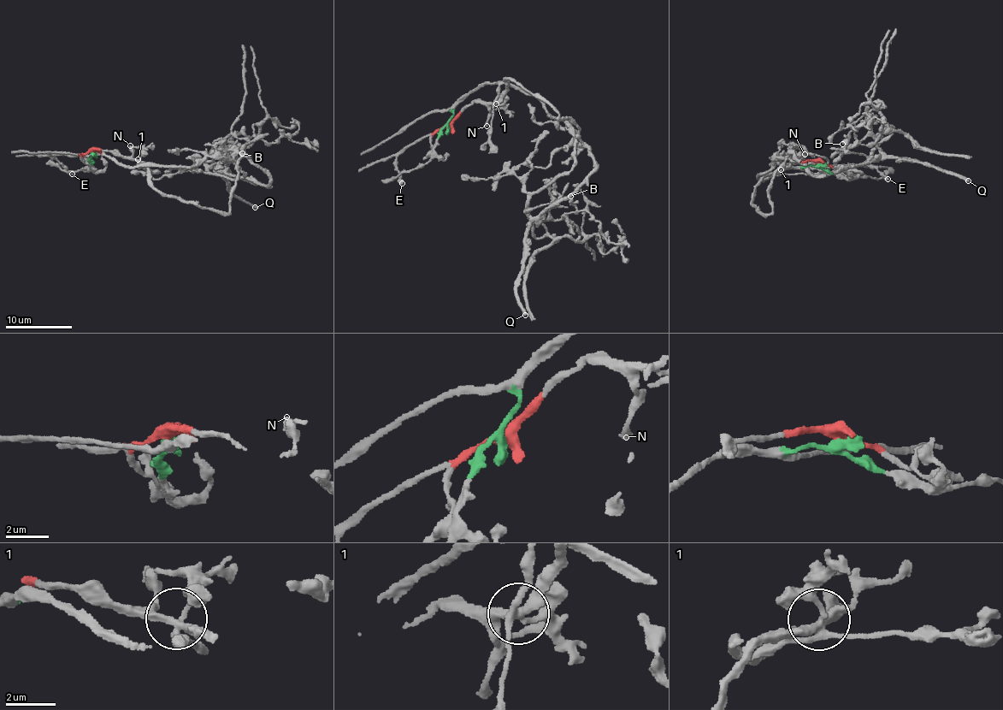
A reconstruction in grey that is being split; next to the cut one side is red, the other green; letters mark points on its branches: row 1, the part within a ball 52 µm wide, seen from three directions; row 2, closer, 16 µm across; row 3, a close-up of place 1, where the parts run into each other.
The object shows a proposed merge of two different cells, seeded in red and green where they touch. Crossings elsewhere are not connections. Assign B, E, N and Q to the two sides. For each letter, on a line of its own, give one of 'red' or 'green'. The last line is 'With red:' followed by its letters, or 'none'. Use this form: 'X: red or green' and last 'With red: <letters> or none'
B: red
E: red
N: red
Q: red
With red: B, E, N, Q

